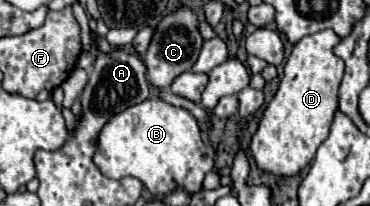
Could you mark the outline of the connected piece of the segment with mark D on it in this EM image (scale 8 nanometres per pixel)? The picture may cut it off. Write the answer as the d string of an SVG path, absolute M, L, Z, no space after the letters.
M323 29L311 37L303 37L293 47L285 63L285 75L279 89L263 111L259 127L249 145L249 153L259 169L275 175L295 175L313 161L319 143L327 139L339 107L339 85L345 73L343 59L333 53L339 41L339 35Z

